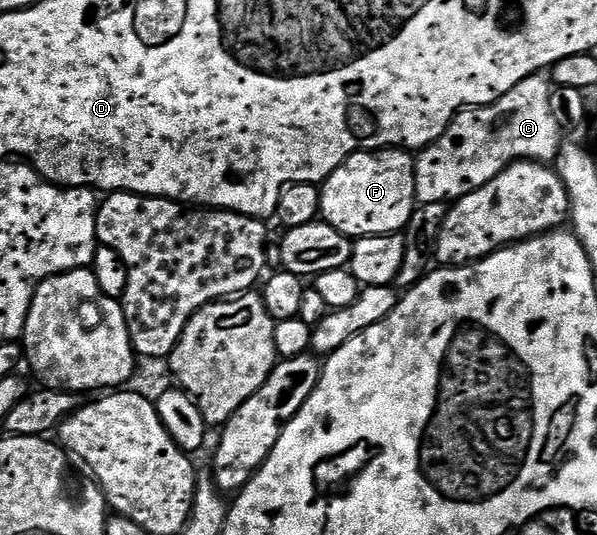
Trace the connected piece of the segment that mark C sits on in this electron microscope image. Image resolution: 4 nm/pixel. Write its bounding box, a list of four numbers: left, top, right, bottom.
[415,73,561,203]

